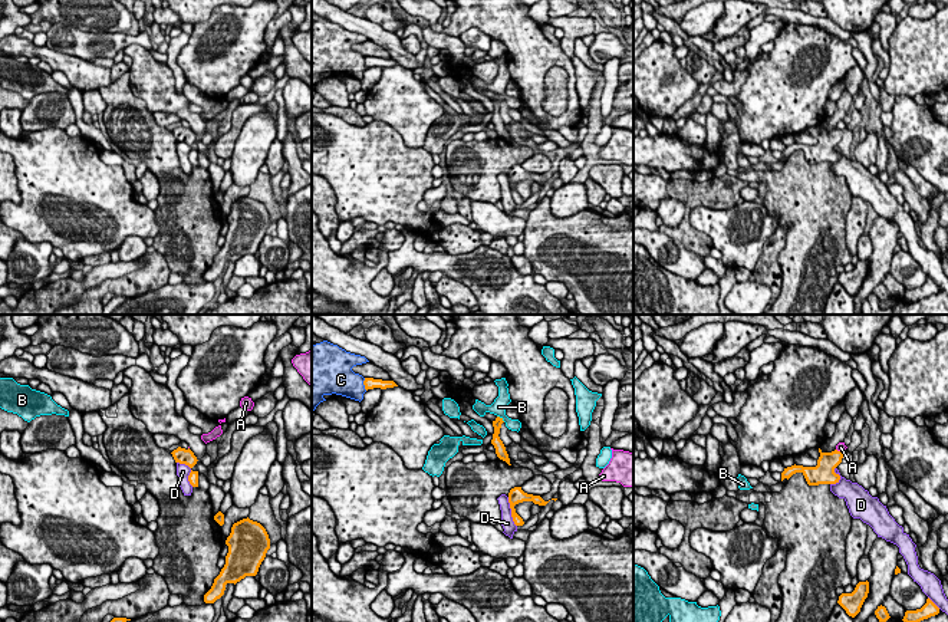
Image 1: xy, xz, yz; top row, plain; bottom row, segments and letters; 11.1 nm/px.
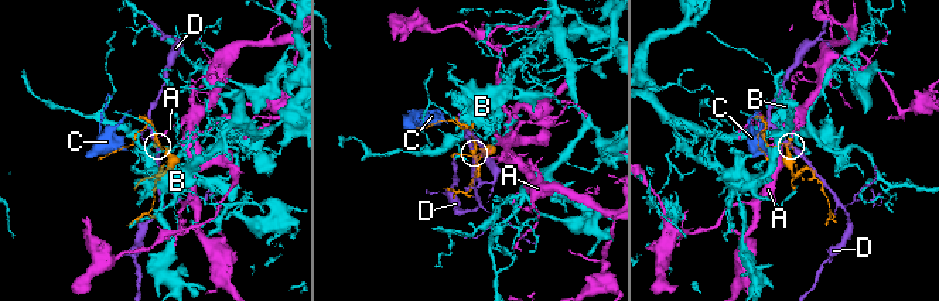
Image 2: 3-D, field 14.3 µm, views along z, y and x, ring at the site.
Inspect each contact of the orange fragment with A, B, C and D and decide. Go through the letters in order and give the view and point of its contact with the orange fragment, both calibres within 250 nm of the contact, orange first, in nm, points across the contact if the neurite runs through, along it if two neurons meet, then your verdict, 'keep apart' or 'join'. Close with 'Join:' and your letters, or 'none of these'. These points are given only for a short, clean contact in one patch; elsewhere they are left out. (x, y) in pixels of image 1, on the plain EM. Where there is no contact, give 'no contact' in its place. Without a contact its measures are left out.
A: contact yz (839, 130); calibres 220 and 100 nm; border yz (836, 127), (842, 131); keep apart
B: contact xz (502, 96); calibres 100 and 160 nm; keep apart
C: contact xz (364, 62); calibres 130 and 320 nm; border xz (364, 56), (366, 68); keep apart
D: contact xy (191, 150); calibres 120 and 160 nm; keep apart
Join: none of these

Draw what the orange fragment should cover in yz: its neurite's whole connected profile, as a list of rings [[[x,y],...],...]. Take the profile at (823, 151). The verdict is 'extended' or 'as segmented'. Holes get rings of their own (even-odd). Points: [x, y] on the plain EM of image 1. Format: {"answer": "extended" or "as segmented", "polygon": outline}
{"answer": "extended", "polygon": [[[810,126],[804,131],[814,136],[817,139],[817,144],[803,145],[794,142],[791,145],[787,145],[781,151],[781,159],[784,157],[789,158],[796,151],[801,151],[809,164],[839,161],[840,154],[835,151],[835,147],[842,141],[842,129],[835,128],[832,131],[823,131],[820,126]]]}

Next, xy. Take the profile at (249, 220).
{"answer": "as segmented", "polygon": [[[247,195],[233,203],[226,223],[228,224],[226,243],[214,257],[211,267],[204,273],[205,282],[220,277],[227,261],[236,263],[246,254],[256,254],[270,227],[270,217],[260,201]]]}

